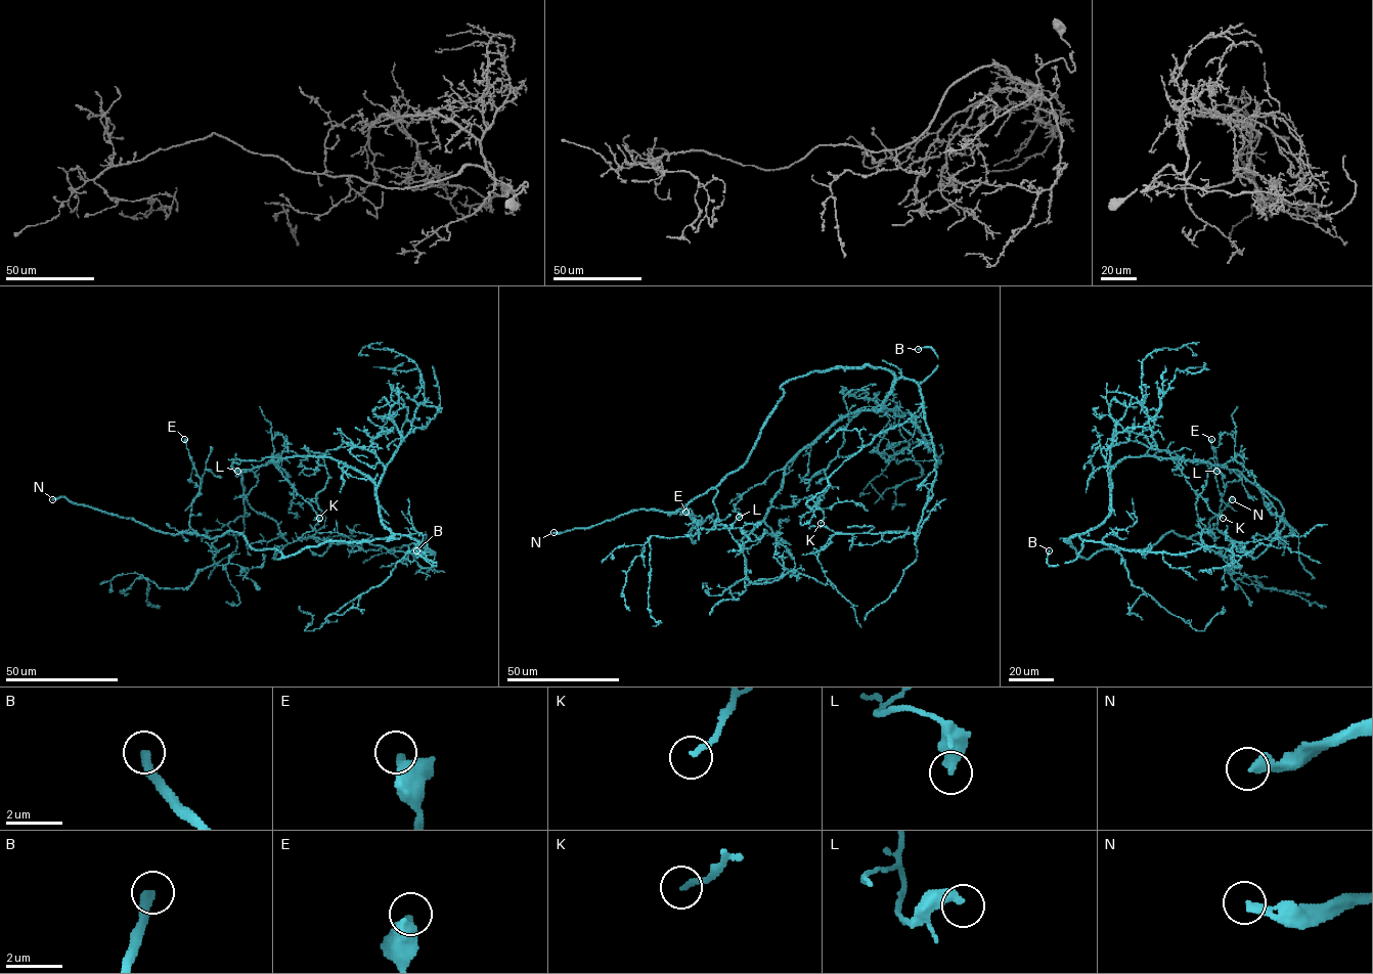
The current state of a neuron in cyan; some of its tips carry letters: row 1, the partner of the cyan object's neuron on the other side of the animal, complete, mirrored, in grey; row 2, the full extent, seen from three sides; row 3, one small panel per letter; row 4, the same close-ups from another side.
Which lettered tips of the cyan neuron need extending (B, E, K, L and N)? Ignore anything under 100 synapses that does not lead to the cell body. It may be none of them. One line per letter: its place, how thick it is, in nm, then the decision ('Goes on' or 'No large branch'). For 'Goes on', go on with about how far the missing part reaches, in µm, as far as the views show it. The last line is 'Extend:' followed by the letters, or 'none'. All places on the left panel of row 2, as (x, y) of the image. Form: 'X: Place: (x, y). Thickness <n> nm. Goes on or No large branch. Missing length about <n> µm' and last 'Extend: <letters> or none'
B: Place: (416, 550). Thickness 320 nm. No large branch
E: Place: (184, 439). Thickness 550 nm. No large branch
K: Place: (319, 518). Thickness 190 nm. No large branch
L: Place: (237, 471). Thickness 420 nm. No large branch
N: Place: (52, 499). Thickness 340 nm. Goes on. Missing length about 200 µm
Extend: N

